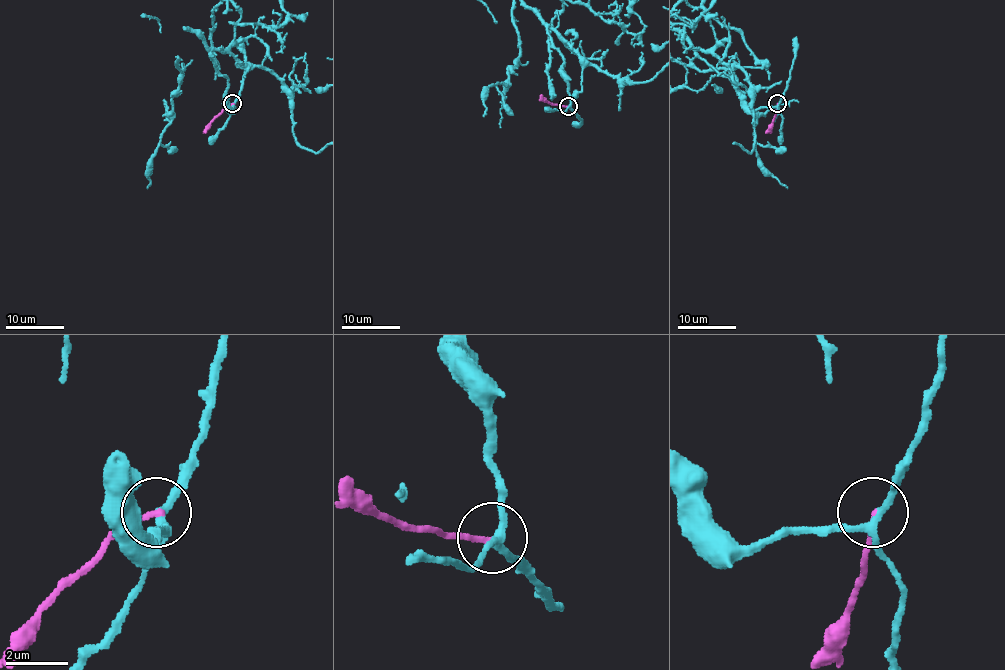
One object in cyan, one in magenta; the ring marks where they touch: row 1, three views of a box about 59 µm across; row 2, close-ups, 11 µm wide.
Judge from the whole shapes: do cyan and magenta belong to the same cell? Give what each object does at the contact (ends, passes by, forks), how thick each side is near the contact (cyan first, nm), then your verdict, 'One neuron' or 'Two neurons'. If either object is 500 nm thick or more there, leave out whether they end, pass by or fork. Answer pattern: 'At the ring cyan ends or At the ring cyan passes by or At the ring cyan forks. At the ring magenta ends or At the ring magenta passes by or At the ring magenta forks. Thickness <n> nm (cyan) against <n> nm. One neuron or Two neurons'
At the ring cyan forks. At the ring magenta ends. Thickness 220 nm (cyan) against 180 nm. Two neurons

